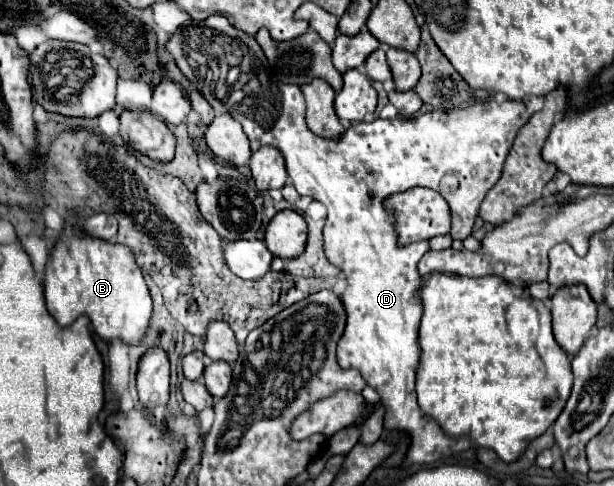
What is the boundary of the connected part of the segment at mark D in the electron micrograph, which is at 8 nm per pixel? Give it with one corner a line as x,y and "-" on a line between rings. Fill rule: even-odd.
211,16
211,18
203,20
203,22
195,22
195,20
193,20
191,24
181,26
181,30
177,30
177,32
171,36
171,40
169,40
169,44
167,44
167,50
173,54
173,58
175,58
177,66
179,66
179,70
181,70
189,80
195,82
195,86
197,86
199,92
207,98
207,102
213,106
215,112
219,112
219,114
231,114
237,122
241,122
243,132
247,134
253,152
259,150
261,146
275,146
277,150
281,150
281,154
283,154
283,158
285,158
285,162
287,162
287,172
289,172
291,184
297,188
297,192
299,192
301,196
311,196
313,200
319,200
319,202
323,202
323,204
327,206
329,216
327,216
327,224
325,224
325,254
327,254
329,262
331,262
333,266
337,266
341,272
345,272
345,276
347,276
347,290
341,294
341,300
343,300
345,310
347,310
347,328
345,328
343,338
341,338
339,344
337,344
337,362
339,362
343,368
357,368
357,370
361,372
361,376
365,378
365,382
367,382
371,388
377,390
377,394
381,396
381,402
383,402
385,408
387,408
387,414
385,414
385,428
387,428
387,430
397,430
397,428
399,428
399,430
411,432
411,446
409,446
409,454
407,454
407,458
405,458
405,464
409,466
409,464
413,464
413,462
415,462
415,464
437,462
437,460
441,460
441,458
445,458
445,456
449,456
449,454
453,454
453,452
459,452
459,450
469,448
469,446
471,446
469,438
467,438
467,442
465,442
463,438
453,438
453,436
445,434
445,432
441,430
441,426
439,426
431,416
427,416
427,414
423,414
423,412
419,410
417,394
415,394
415,372
417,372
417,362
419,362
419,356
421,356
421,354
419,354
419,342
417,342
419,334
417,334
417,332
419,332
419,322
421,322
423,306
421,306
421,298
419,298
421,276
419,276
419,272
417,272
417,262
421,260
421,256
423,256
425,252
429,252
429,242
417,242
417,244
401,246
401,244
397,242
397,238
393,238
393,234
397,234
397,232
395,232
395,222
393,222
393,216
391,216
389,212
385,212
383,200
385,200
387,196
395,194
395,192
403,192
405,188
415,188
415,186
433,188
433,190
439,192
439,194
447,200
447,204
449,204
449,210
451,210
451,236
453,236
453,238
463,238
463,240
465,240
467,236
471,236
471,228
473,228
473,222
475,222
475,218
477,218
479,204
481,204
481,200
485,198
485,194
491,190
491,186
497,184
497,180
501,178
501,166
499,166
499,164
503,164
503,160
507,158
507,154
509,154
509,150
511,150
511,146
513,146
513,140
515,140
519,128
529,120
525,102
505,100
503,104
497,104
495,100
489,100
489,102
475,102
473,106
461,108
461,110
431,110
431,112
425,112
425,114
415,116
415,118
401,118
401,116
391,118
391,120
381,120
381,118
377,118
377,120
373,120
373,124
367,124
367,122
353,124
353,126
341,136
341,140
333,142
333,140
325,140
325,138
321,138
321,136
313,136
313,134
311,134
311,130
309,130
307,124
305,124
305,100
303,100
303,94
301,94
299,86
287,86
287,84
277,82
277,80
273,78
273,72
269,70
269,62
267,62
263,50
259,48
259,44
255,42
255,38
249,36
249,34
245,34
245,32
241,32
241,30
235,30
235,28
227,22
227,18
223,18
223,16

